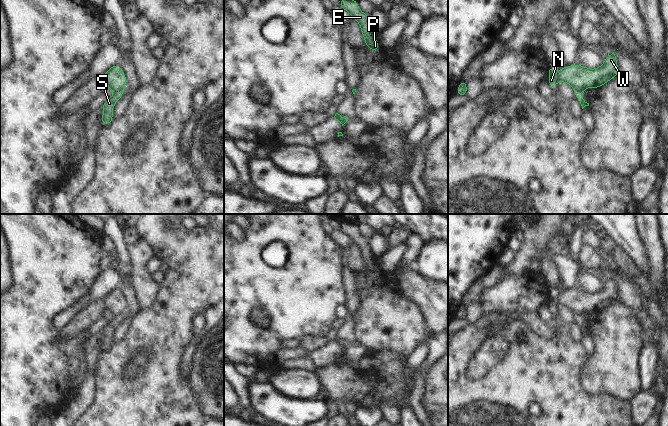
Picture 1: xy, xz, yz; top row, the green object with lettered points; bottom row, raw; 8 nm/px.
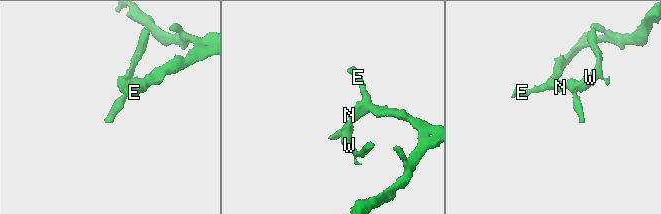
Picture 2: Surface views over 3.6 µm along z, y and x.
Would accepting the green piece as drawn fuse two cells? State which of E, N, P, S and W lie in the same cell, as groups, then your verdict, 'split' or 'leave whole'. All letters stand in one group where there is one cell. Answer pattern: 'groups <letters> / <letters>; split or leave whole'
groups E N P W / S; split

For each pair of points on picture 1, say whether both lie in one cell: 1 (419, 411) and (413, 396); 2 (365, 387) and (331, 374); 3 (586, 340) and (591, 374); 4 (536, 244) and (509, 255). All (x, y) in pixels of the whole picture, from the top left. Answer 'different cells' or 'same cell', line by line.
1: same cell
2: same cell
3: different cells
4: different cells

